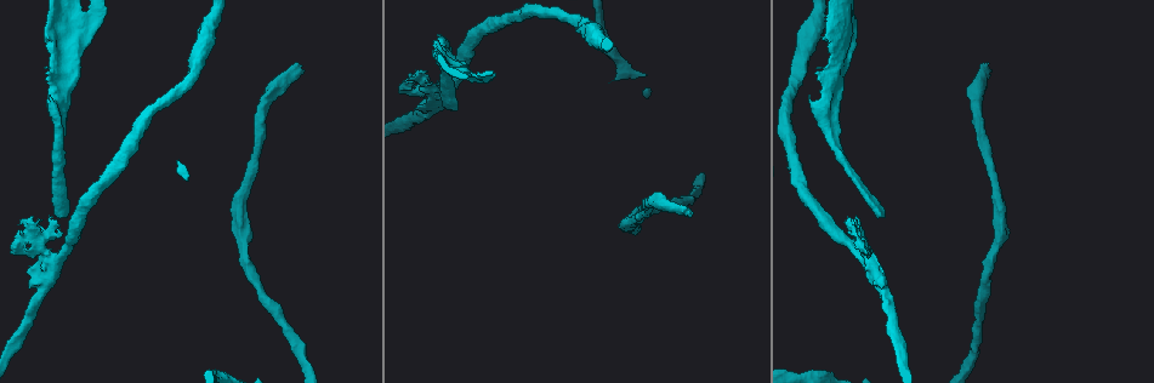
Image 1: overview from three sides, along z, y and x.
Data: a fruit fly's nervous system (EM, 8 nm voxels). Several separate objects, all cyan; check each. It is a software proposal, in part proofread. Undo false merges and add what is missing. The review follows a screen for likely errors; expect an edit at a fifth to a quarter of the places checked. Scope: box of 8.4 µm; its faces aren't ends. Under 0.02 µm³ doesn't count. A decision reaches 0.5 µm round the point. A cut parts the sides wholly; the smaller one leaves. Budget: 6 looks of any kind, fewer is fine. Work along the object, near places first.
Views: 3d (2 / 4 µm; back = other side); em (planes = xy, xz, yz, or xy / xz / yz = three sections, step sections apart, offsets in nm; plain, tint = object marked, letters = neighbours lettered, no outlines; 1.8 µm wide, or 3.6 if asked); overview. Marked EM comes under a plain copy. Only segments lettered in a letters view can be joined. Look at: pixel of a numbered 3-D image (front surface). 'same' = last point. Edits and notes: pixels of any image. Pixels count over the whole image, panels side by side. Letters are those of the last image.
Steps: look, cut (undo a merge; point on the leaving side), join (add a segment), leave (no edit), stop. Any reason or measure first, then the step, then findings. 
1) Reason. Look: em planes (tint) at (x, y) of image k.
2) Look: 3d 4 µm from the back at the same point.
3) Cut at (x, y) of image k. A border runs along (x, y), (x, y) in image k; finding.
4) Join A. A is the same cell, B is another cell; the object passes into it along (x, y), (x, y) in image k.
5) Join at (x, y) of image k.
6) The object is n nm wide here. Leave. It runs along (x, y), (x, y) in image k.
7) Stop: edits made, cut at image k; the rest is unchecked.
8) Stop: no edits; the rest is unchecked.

Branch stops here. Look: 3d 2 µm at (302, 71) of image 1.

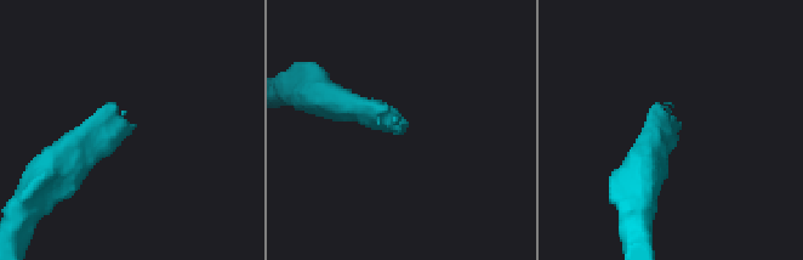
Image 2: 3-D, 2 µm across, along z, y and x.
Shape alone is not enough. Look: em planes (letters) at (675, 123) of image 2.

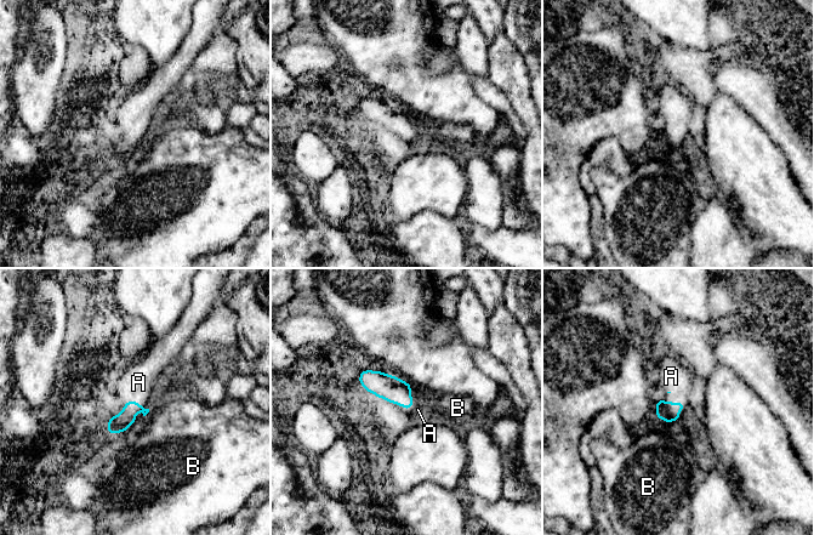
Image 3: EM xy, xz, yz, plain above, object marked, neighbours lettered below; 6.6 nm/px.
The object is 120 nm wide here. Join A. A is the same cell, B is another cell; the object passes into it along (396, 391), (411, 407), (417, 409) in image 3; the neuron continues.

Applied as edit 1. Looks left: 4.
Closes a loop. Look: em planes (letters) at (76, 49) of image 1.

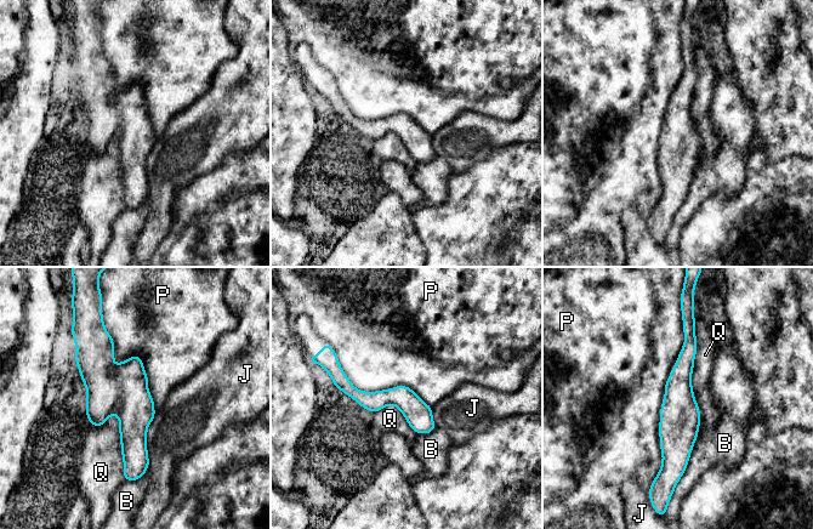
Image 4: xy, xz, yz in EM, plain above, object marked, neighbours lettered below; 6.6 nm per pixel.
Leave. B, J, P and Q are other cells; a border runs along (694, 320), (691, 387), (700, 421) in image 4; one neuron here.

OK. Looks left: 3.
Branch stops here. Look: em planes (letters) at (453, 108) of image 1.

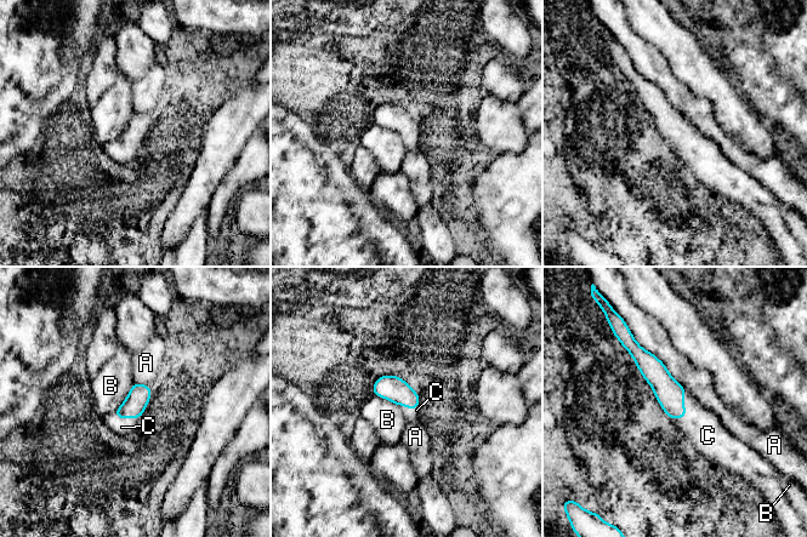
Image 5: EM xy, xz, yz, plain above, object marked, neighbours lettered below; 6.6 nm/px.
The longest contact is with A, 550 nm. Join C. C is the same cell, A and B are other cells; the object passes into it along (670, 394), (685, 411), (708, 435) in image 5; the neuron continues.

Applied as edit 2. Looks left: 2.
Stop: edits made, join at image 3, join at image 5; the rest is unchecked.

